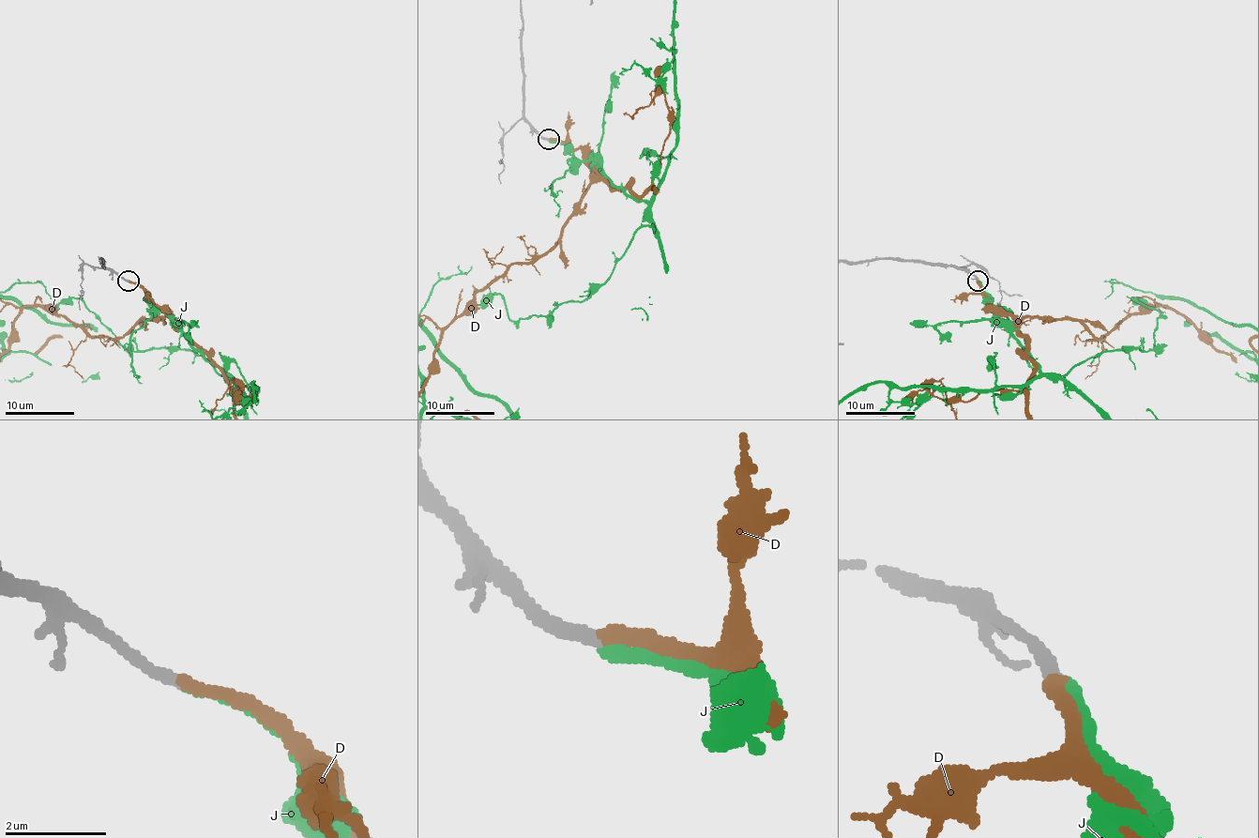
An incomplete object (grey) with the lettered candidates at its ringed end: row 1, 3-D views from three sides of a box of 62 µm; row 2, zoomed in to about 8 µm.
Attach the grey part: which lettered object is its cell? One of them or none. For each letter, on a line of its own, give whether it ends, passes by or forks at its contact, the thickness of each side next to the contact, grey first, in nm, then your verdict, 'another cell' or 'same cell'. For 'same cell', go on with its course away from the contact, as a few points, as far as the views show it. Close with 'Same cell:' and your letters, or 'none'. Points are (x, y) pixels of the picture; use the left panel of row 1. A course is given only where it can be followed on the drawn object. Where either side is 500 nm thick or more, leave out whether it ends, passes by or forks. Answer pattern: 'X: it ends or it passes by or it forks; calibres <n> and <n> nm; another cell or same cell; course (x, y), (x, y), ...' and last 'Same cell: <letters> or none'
D: it ends; calibres 280 and 300 nm; same cell
J: it ends; calibres 260 and 220 nm; another cell
Same cell: D

